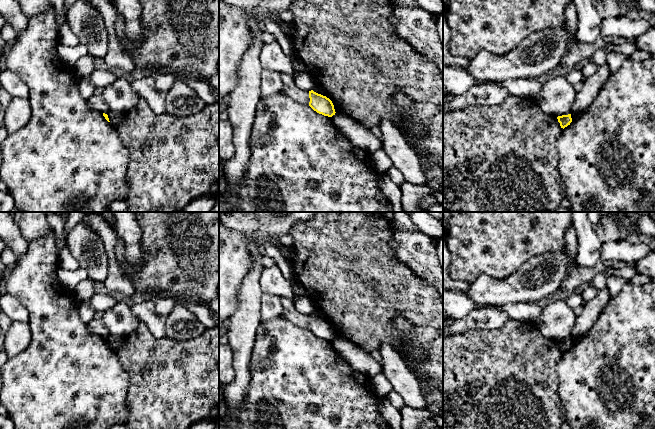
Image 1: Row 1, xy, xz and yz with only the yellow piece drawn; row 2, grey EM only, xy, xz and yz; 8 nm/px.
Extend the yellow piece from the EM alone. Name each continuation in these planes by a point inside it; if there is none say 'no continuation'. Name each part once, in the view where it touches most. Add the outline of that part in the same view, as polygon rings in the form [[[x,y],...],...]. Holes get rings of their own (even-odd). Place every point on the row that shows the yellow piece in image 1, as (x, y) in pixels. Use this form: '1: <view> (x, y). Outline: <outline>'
no continuation

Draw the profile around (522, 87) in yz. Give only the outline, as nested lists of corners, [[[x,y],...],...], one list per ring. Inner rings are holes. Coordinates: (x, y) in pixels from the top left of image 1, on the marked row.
[[[534,78],[508,79],[497,83],[504,87],[510,95],[522,98],[536,98],[542,88],[542,83]]]

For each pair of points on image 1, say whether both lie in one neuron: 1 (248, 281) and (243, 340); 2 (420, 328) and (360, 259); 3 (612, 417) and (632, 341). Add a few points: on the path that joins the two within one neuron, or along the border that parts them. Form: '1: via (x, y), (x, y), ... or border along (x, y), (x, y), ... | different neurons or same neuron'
1: via (248, 296), (248, 313), (243, 325) | same neuron
2: via (412, 311), (377, 276) | same neuron
3: via (625, 398), (627, 391), (632, 386), (632, 360) | same neuron

